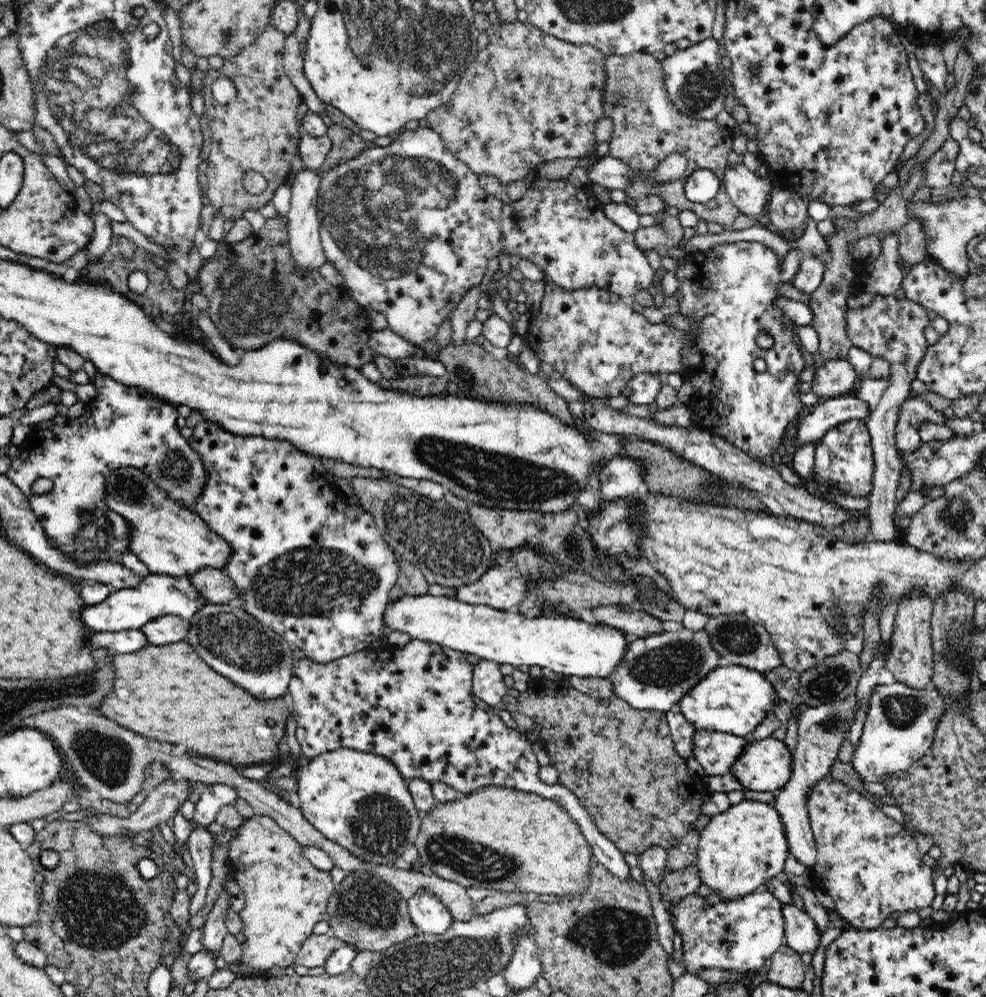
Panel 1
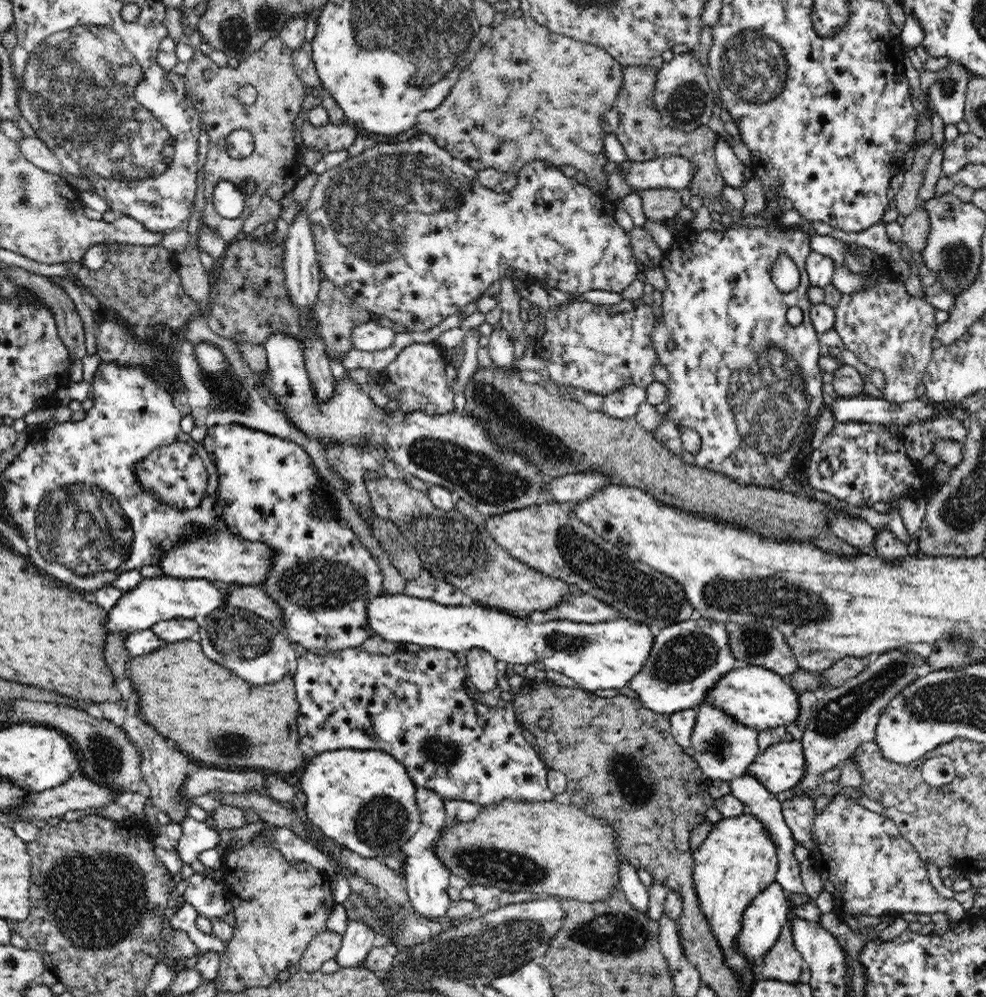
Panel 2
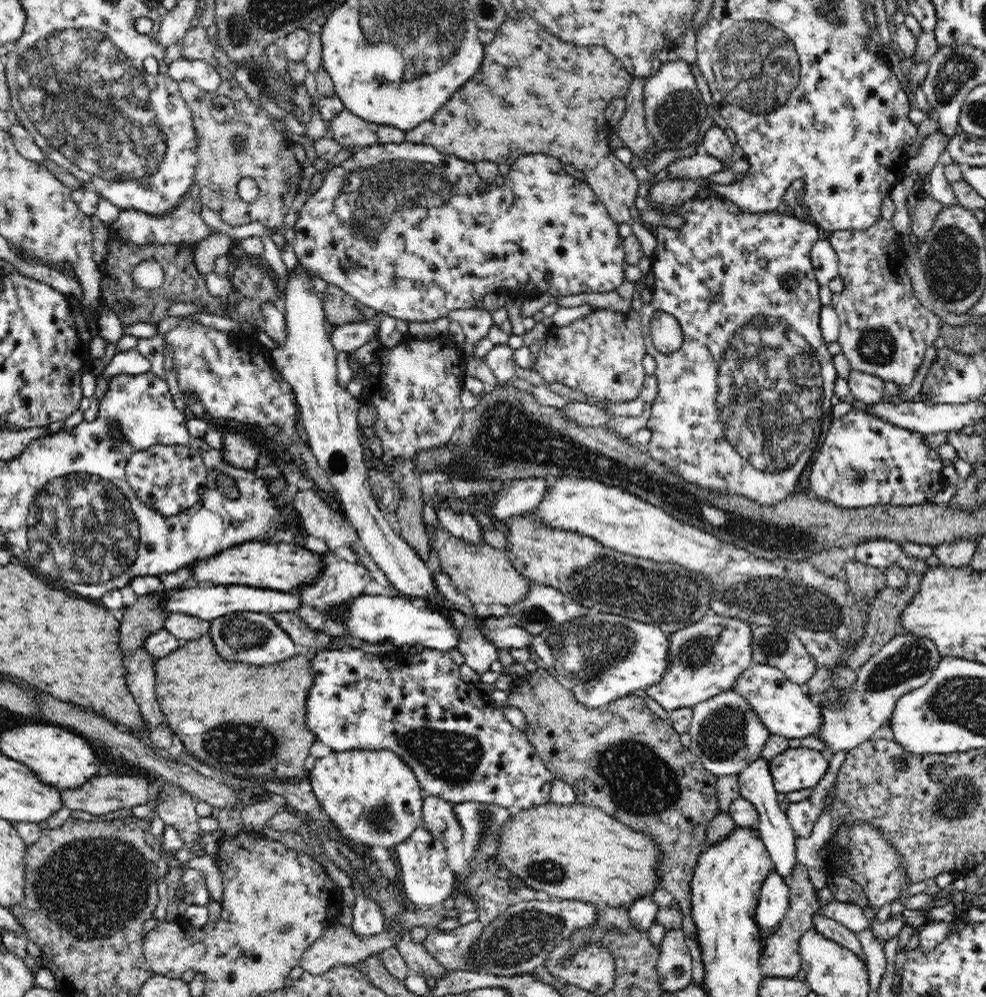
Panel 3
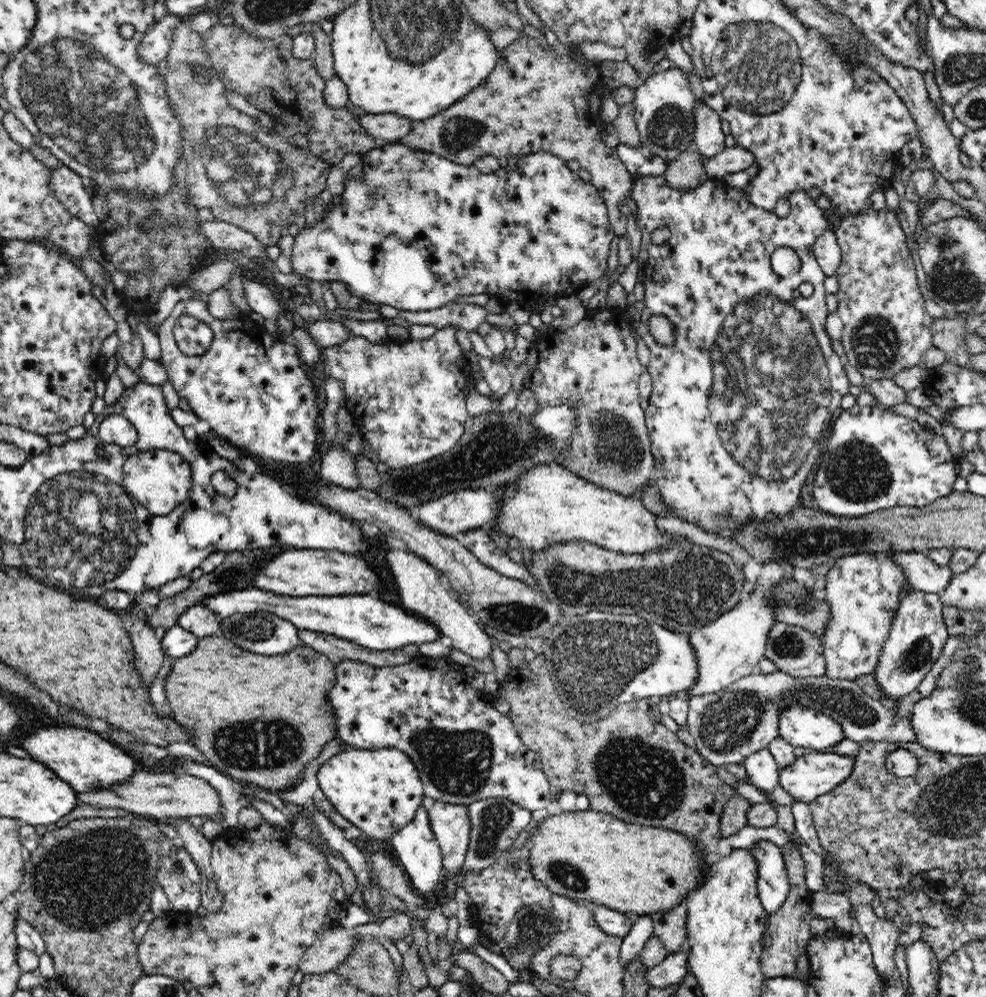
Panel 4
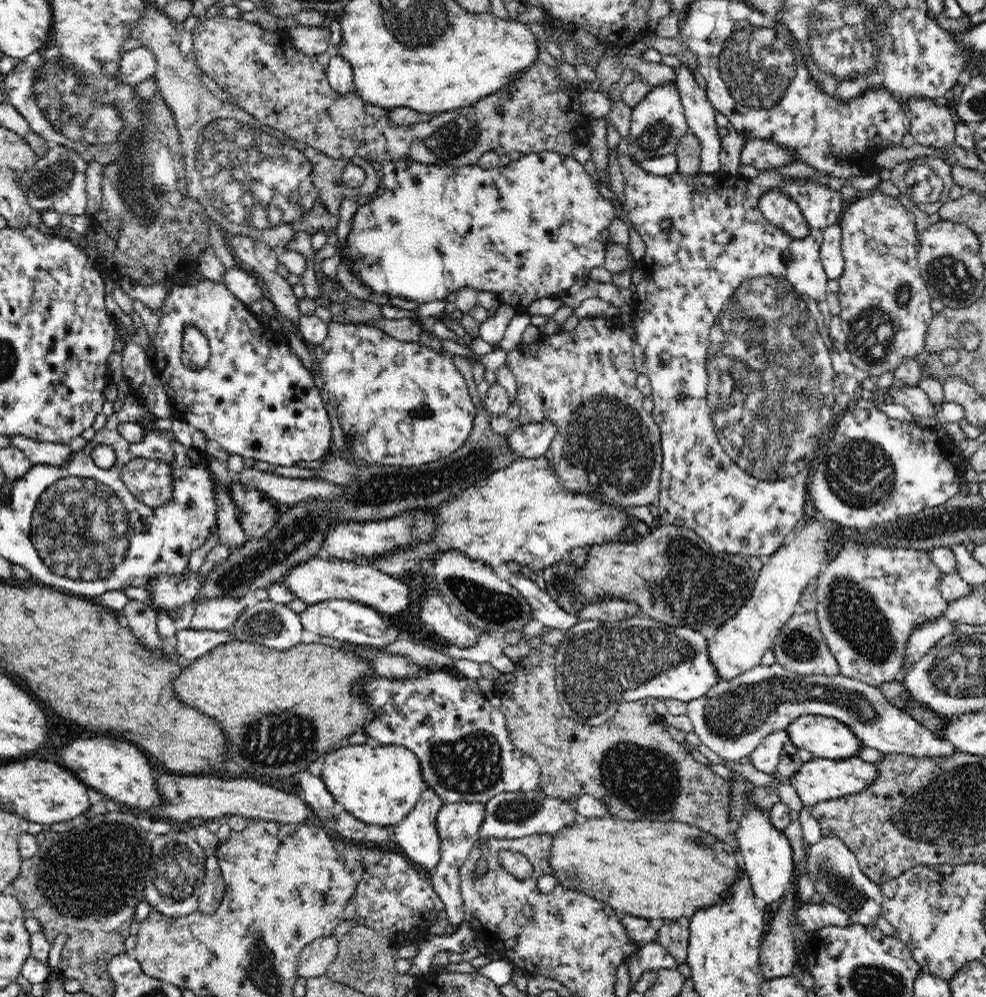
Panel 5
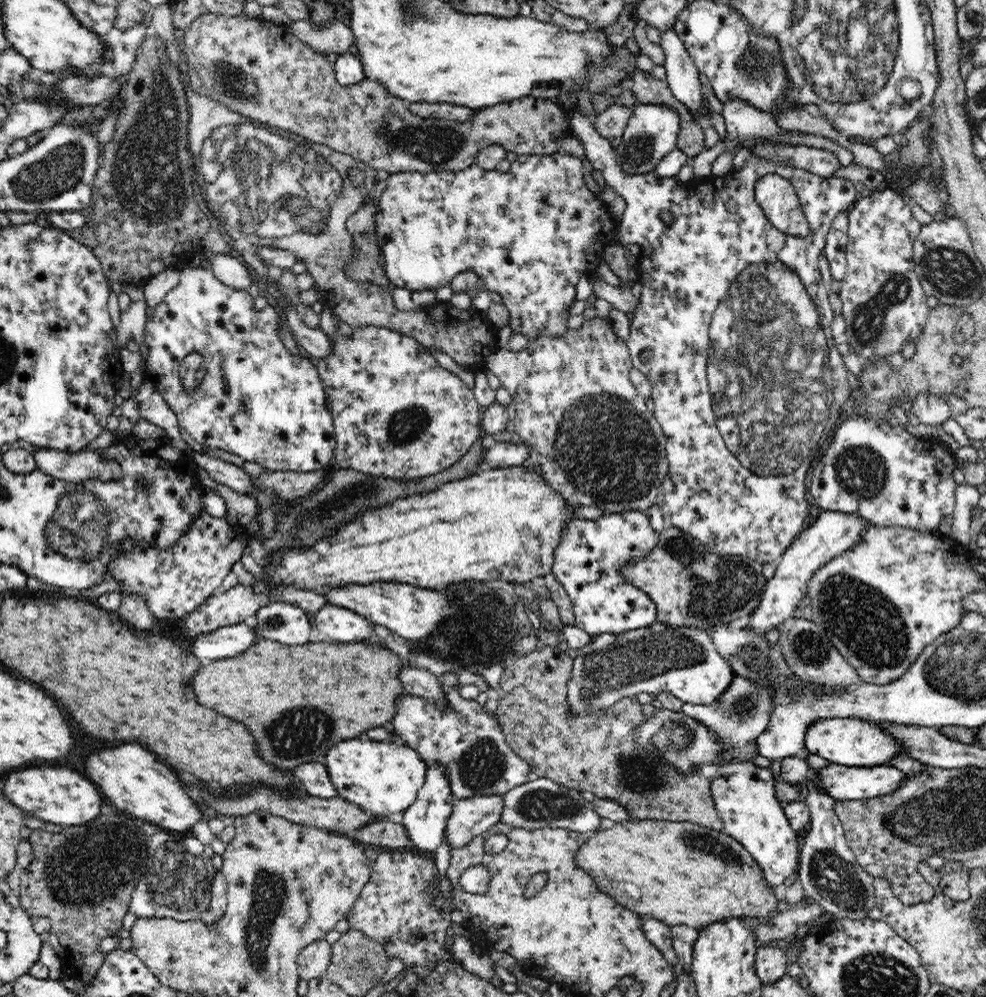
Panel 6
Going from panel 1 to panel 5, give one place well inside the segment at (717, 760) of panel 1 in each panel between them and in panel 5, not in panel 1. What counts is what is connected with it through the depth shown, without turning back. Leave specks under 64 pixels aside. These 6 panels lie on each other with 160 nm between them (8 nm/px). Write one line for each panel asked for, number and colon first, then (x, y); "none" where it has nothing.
2: (723, 748)
3: (726, 734)
4: (727, 726)
5: (734, 716)

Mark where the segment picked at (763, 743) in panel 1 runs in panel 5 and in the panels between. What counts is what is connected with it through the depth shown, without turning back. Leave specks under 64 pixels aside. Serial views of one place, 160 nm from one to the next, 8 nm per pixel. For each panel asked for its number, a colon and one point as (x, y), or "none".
2: (781, 766)
3: (796, 768)
4: (814, 774)
5: (818, 780)

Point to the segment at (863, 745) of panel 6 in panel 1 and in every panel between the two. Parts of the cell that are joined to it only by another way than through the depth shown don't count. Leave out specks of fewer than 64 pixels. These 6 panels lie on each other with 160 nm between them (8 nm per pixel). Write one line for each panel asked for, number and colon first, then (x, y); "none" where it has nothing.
1: (733, 699)
2: (756, 697)
3: (782, 705)
4: (799, 725)
5: (825, 737)

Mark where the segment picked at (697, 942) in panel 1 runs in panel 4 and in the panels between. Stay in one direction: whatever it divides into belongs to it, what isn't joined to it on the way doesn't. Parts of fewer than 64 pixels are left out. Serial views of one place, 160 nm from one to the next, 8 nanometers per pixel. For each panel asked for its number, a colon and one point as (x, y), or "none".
2: (762, 922)
3: (773, 903)
4: (773, 887)

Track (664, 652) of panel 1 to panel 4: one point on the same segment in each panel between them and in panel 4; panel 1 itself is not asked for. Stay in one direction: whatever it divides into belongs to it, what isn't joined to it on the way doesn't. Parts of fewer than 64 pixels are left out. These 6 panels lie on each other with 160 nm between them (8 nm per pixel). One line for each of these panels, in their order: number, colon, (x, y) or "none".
2: (686, 659)
3: (705, 658)
4: (729, 647)

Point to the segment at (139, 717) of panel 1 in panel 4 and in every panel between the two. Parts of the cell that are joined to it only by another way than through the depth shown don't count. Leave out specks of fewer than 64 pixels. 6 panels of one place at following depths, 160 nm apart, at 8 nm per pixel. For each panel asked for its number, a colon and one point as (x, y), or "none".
2: (222, 721)
3: (248, 721)
4: (217, 683)

